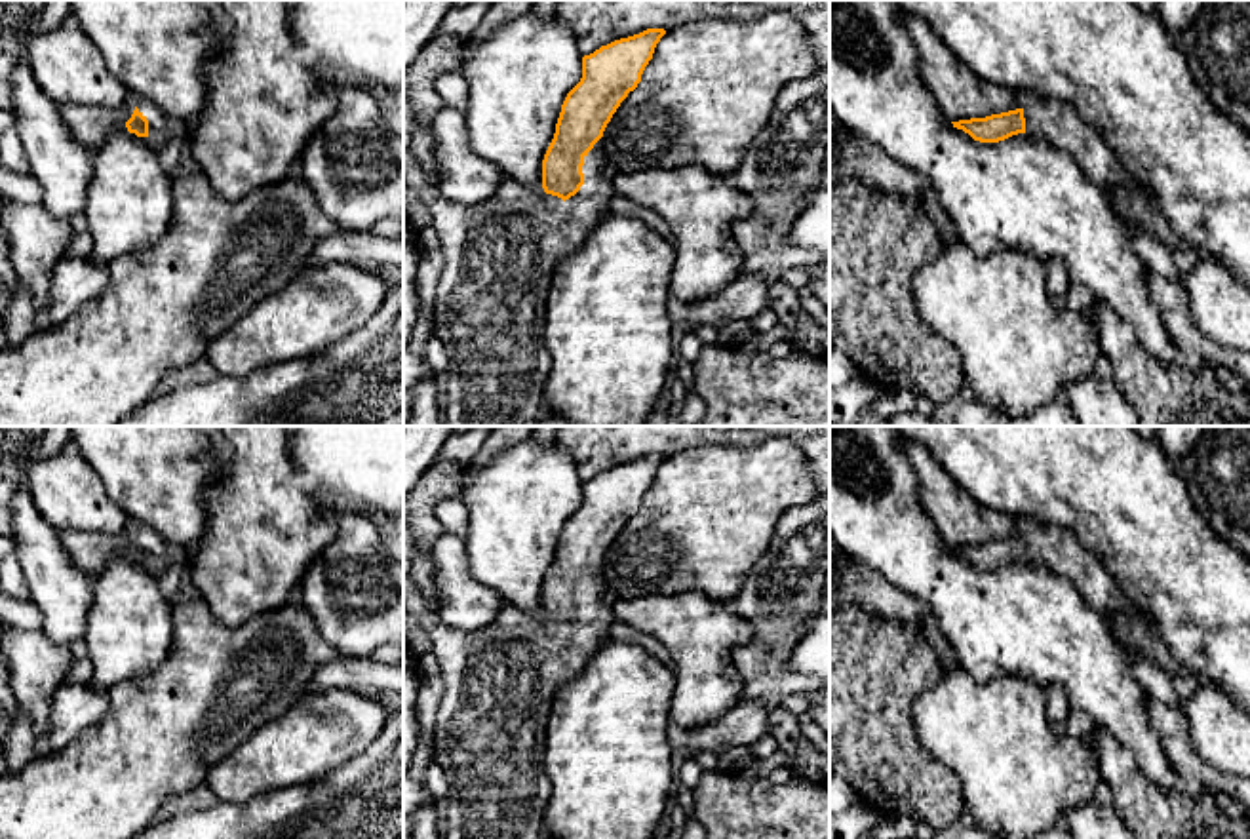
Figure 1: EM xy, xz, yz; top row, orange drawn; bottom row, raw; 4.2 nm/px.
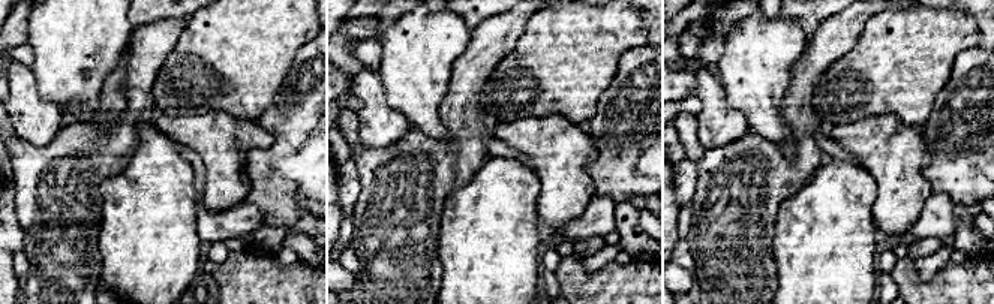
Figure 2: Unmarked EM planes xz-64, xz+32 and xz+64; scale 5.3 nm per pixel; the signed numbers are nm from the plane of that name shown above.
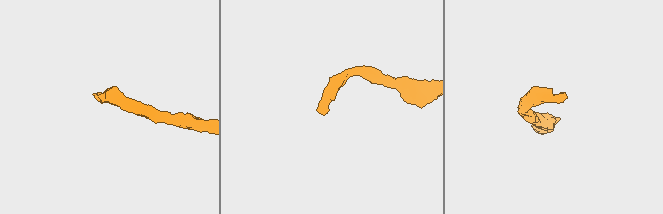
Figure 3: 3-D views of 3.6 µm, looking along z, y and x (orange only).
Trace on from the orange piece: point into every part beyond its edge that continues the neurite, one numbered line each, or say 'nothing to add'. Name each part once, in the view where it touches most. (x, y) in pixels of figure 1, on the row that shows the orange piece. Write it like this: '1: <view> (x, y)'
1: xz (499, 255)

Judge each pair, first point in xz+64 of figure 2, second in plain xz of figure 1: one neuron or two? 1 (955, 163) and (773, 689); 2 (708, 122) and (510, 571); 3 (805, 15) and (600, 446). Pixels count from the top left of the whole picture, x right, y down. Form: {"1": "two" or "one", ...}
{"1": "one", "2": "two", "3": "one"}

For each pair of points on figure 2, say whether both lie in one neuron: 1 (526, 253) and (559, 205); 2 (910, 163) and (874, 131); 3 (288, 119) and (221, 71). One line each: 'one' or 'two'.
1: two
2: one
3: two

